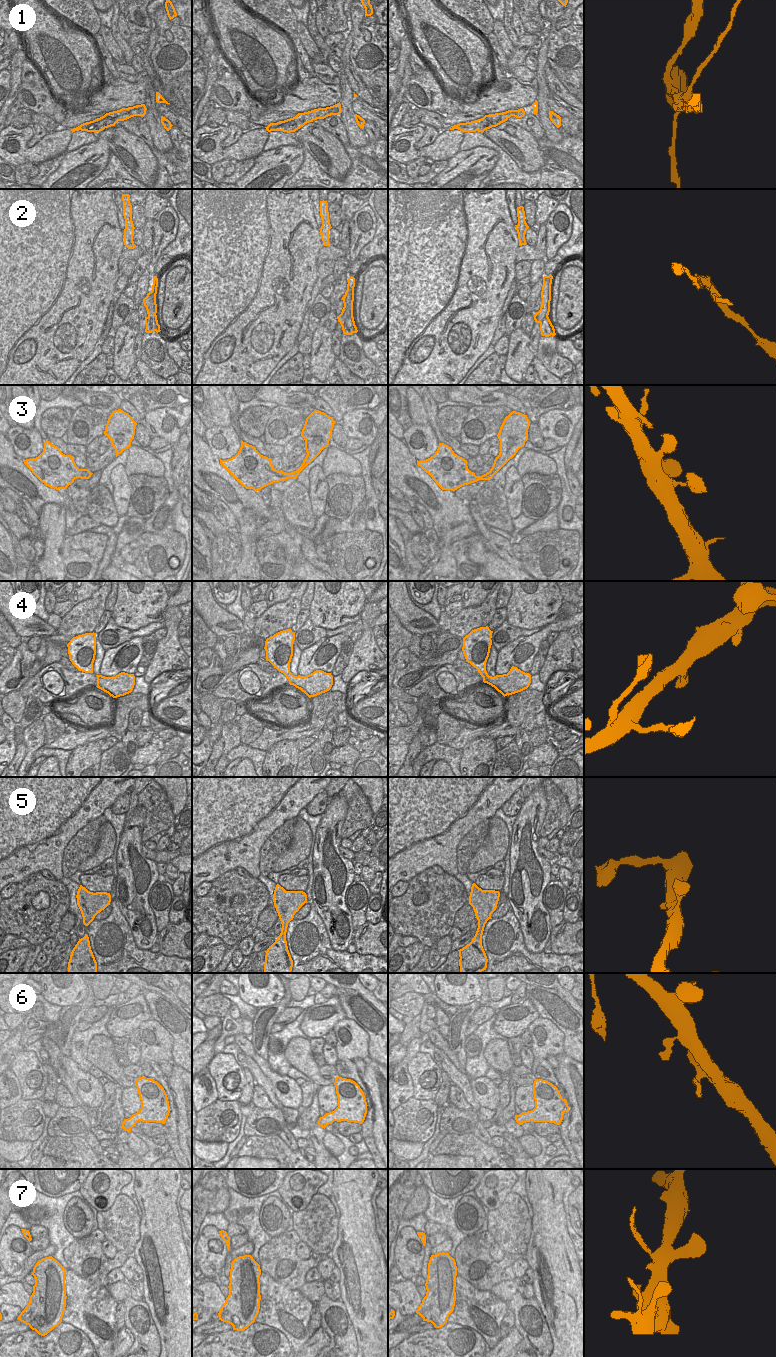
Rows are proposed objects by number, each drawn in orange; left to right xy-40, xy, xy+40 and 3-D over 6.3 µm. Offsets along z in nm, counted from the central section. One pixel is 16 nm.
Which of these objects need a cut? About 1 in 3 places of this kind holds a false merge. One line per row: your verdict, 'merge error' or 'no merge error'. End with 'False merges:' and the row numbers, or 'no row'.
1: merge error
2: merge error
3: no merge error
4: no merge error
5: no merge error
6: merge error
7: merge error
False merges: 1, 2, 6, 7

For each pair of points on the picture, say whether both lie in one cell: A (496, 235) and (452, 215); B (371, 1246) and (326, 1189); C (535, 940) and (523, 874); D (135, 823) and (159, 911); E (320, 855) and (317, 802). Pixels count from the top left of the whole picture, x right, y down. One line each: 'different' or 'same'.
A: same
B: different
C: same
D: different
E: different

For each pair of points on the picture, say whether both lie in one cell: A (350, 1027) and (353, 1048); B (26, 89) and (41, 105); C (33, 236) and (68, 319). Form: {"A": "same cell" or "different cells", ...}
{"A": "same cell", "B": "same cell", "C": "same cell"}

